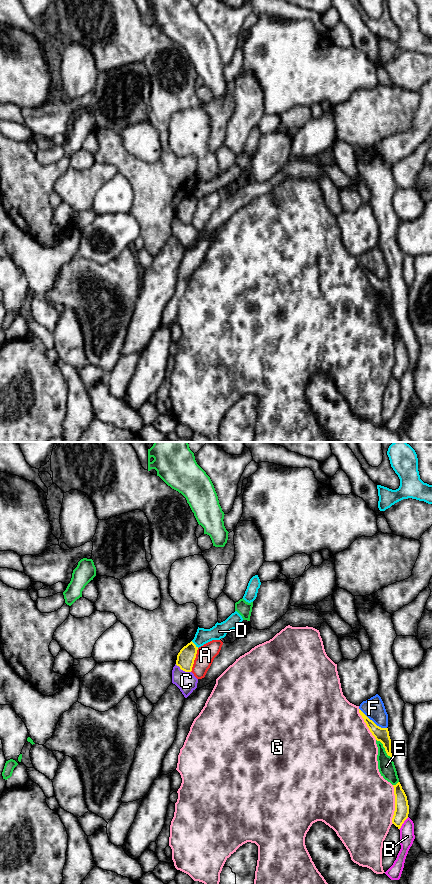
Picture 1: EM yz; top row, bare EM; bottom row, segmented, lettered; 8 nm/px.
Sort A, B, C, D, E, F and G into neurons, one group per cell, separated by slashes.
A / B / C / D / E / F / G

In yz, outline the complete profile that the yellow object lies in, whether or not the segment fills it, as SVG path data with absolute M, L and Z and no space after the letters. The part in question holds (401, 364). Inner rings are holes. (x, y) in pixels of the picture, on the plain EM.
M400 334L394 339L394 347L395 347L395 363L392 370L392 375L400 381L404 373L408 370L409 366L409 357L407 348L402 341Z

